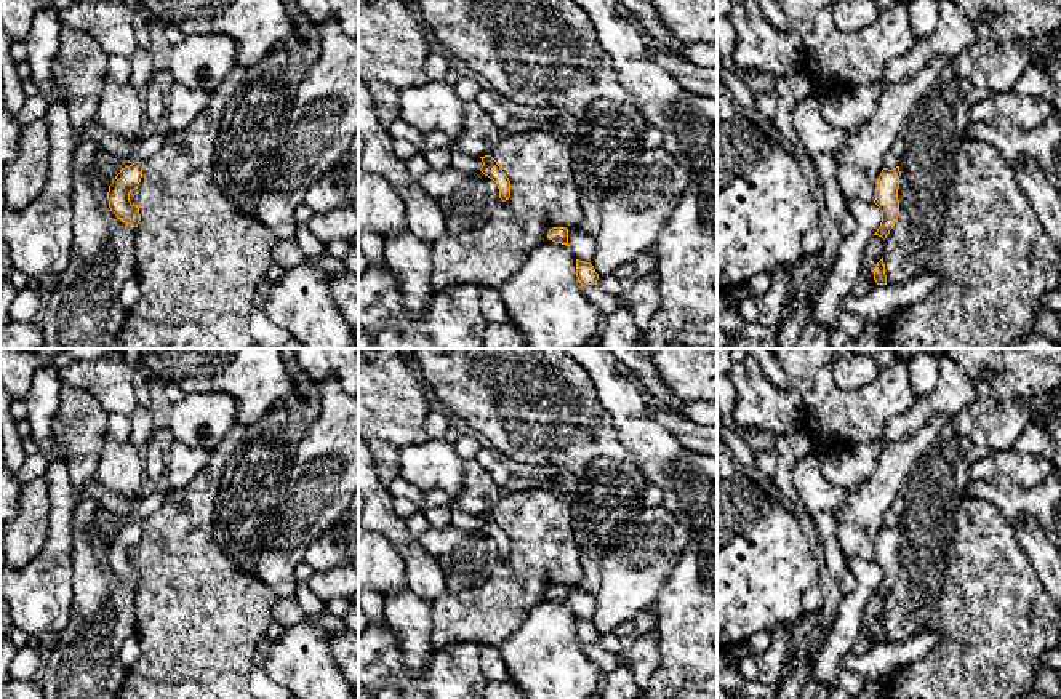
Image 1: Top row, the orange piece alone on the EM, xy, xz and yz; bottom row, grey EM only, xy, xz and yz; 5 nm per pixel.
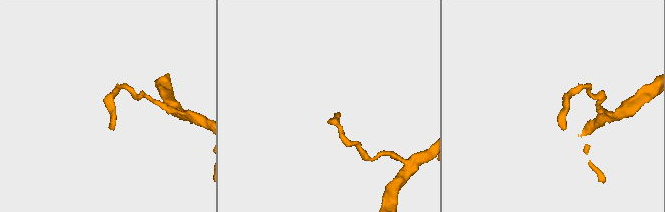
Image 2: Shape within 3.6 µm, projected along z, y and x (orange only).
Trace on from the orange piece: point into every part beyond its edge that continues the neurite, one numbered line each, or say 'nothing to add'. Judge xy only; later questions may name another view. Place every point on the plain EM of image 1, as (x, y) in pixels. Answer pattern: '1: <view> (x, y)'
nothing to add

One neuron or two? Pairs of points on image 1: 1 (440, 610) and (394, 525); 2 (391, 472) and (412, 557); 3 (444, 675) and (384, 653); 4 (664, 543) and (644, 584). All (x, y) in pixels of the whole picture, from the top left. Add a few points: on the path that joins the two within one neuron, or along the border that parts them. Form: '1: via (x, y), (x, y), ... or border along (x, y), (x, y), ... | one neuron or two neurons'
1: border along (448, 591), (431, 603) | two neurons
2: border along (375, 463), (378, 479), (384, 487) | two neurons
3: via (428, 682), (408, 682), (396, 669) | one neuron
4: via (653, 549), (642, 560), (642, 573) | one neuron

